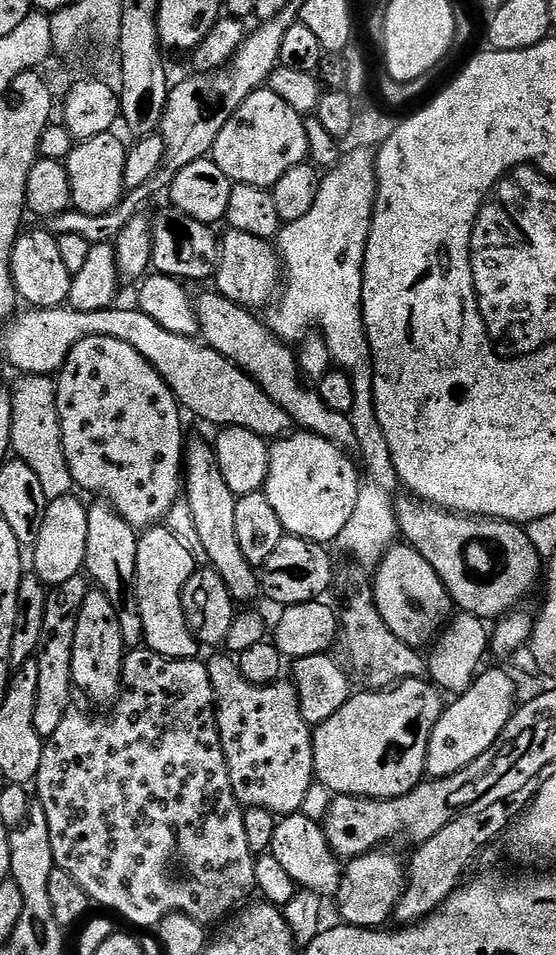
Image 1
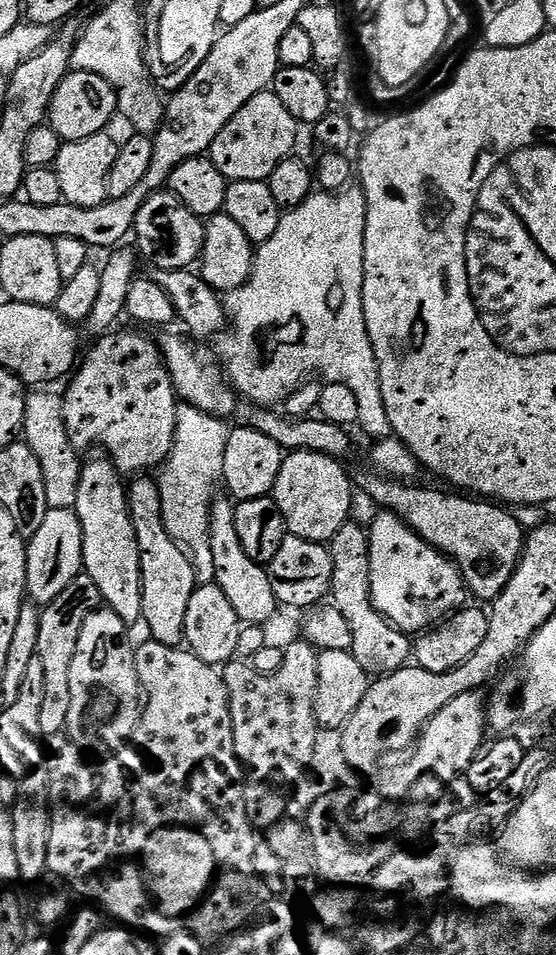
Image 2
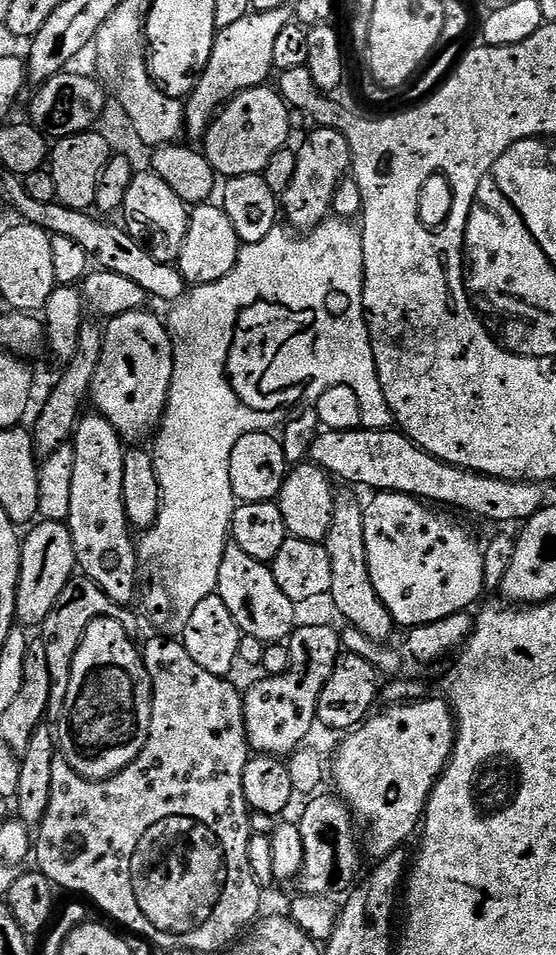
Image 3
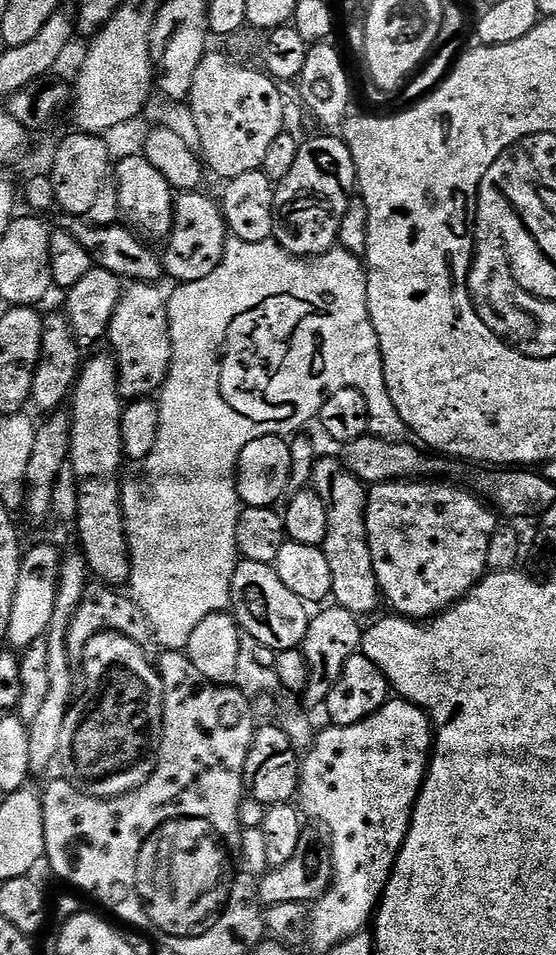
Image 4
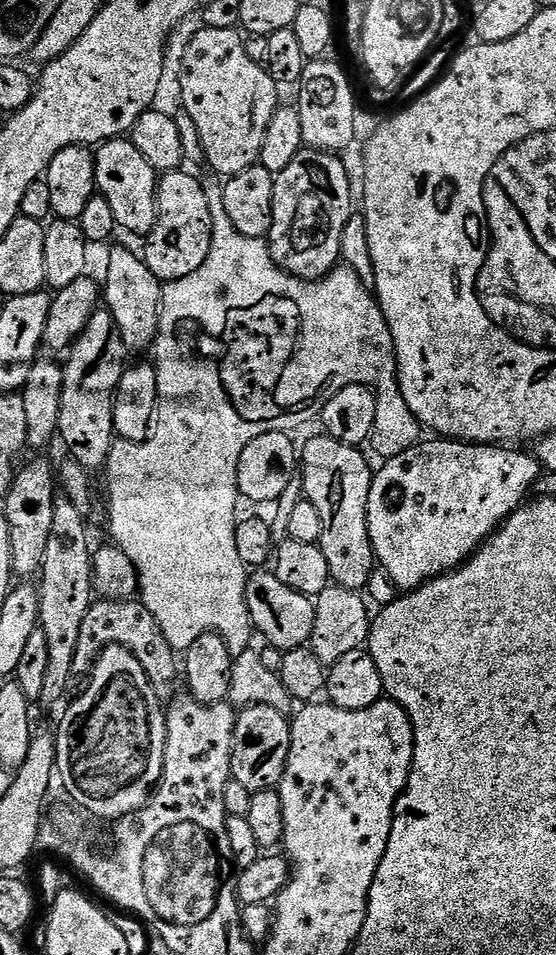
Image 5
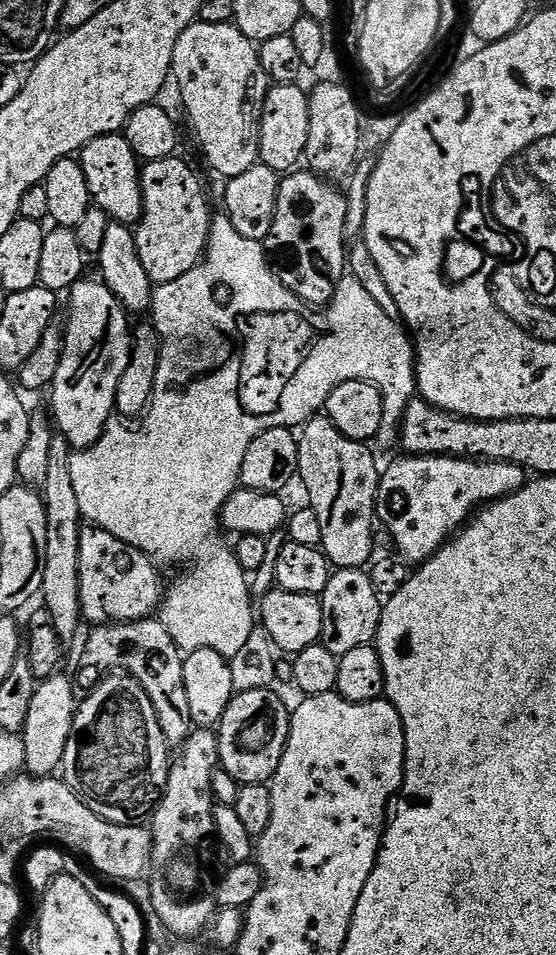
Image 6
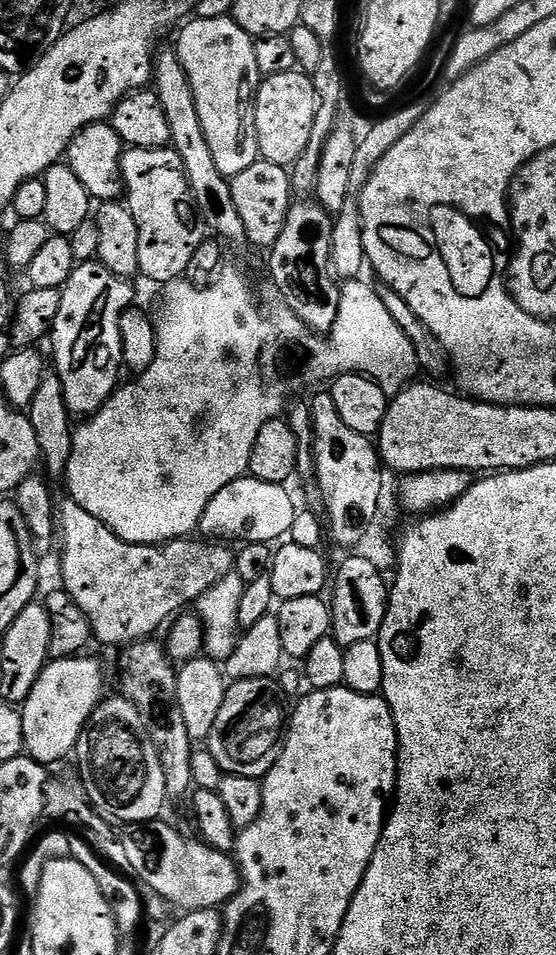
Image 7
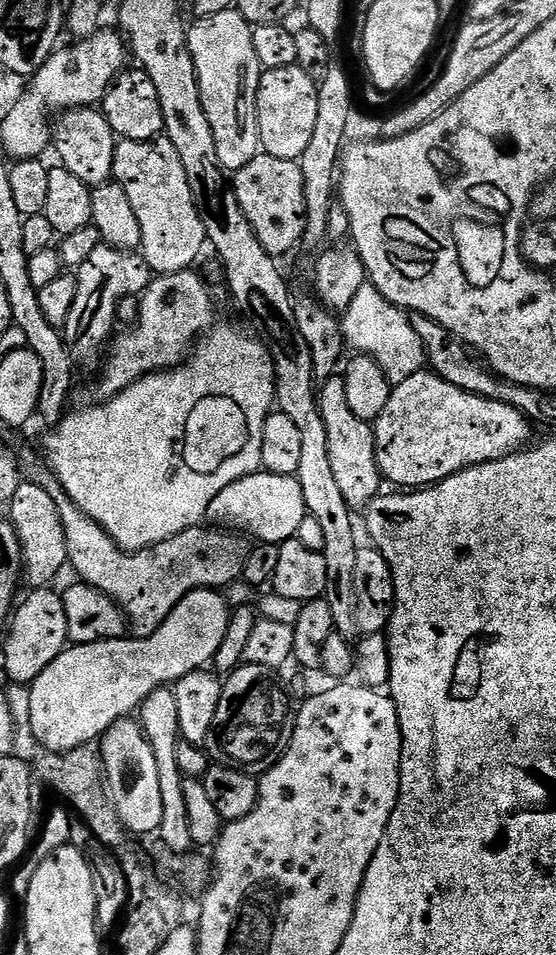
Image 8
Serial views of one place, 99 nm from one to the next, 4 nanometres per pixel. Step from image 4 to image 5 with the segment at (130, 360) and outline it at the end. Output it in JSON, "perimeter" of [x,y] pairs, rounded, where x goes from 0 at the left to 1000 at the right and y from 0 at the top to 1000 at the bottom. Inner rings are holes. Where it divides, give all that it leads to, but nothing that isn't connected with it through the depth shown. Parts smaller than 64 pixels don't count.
{"perimeter":[[[209,260],[194,268],[194,286],[183,292],[183,314],[223,355],[223,362],[272,365],[288,340],[291,294],[261,279],[257,271],[230,260]]]}

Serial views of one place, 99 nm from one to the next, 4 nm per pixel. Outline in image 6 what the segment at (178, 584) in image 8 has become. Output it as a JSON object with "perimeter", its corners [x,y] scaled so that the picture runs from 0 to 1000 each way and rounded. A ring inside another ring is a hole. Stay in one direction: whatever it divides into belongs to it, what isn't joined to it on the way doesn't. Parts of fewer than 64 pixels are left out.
{"perimeter":[[[171,551],[149,552],[142,563],[146,644],[164,654],[261,649],[291,628],[291,605],[272,583]]]}

